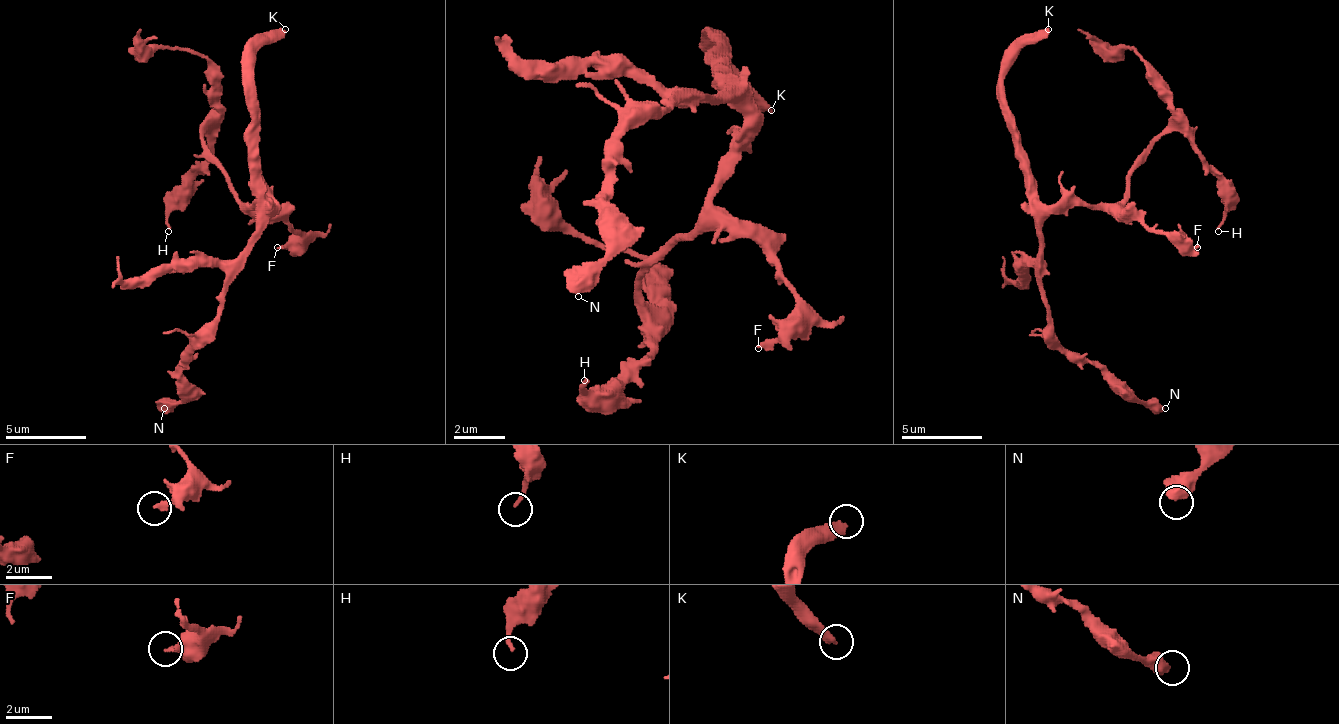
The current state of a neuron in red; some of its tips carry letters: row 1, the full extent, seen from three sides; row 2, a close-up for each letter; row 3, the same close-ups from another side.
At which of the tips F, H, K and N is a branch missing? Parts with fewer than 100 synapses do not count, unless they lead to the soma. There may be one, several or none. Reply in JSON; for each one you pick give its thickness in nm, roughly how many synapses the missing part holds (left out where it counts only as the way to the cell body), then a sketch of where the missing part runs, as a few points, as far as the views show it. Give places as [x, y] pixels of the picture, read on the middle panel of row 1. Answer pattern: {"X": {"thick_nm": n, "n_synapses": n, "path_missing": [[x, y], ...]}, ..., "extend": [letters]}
{"K": {"thick_nm": 360, "n_synapses": 200}, "extend": ["K"]}

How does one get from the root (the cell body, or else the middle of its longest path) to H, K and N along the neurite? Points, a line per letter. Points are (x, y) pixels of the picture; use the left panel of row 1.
H: (253, 206), (237, 194), (225, 166), (204, 146), (204, 130), (208, 162), (168, 214), (168, 231)
K: (253, 206), (273, 206), (257, 182), (257, 101), (253, 97), (253, 57), (285, 29)
N: (253, 206), (269, 214), (257, 231), (257, 243), (225, 295), (220, 320), (184, 360), (180, 400), (164, 408)

